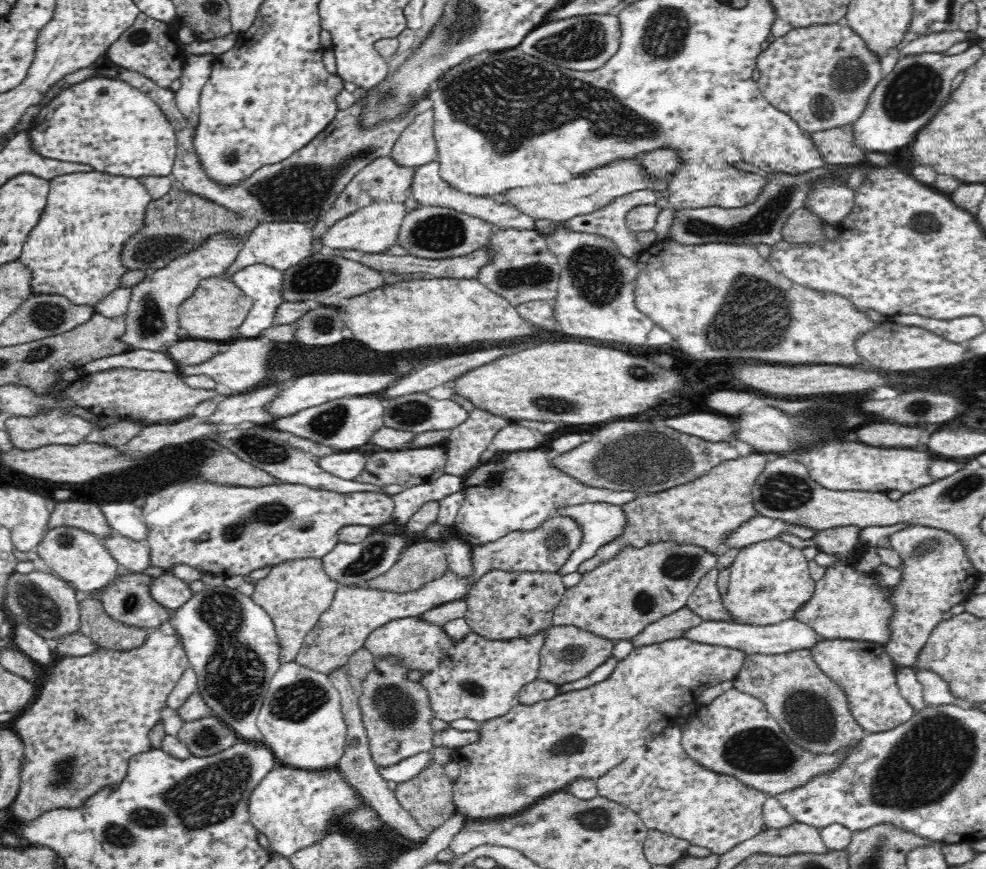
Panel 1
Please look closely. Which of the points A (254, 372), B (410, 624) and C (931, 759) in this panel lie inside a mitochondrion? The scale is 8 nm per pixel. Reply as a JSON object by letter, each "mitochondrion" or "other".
{"A":"other","B":"other","C":"mitochondrion"}

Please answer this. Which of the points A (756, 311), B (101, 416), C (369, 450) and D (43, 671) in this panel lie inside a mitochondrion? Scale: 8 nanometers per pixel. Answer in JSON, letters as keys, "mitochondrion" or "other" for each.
{"A":"mitochondrion","B":"other","C":"other","D":"other"}

